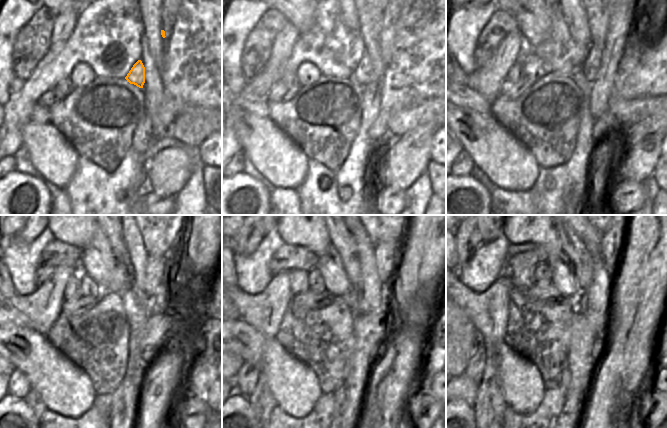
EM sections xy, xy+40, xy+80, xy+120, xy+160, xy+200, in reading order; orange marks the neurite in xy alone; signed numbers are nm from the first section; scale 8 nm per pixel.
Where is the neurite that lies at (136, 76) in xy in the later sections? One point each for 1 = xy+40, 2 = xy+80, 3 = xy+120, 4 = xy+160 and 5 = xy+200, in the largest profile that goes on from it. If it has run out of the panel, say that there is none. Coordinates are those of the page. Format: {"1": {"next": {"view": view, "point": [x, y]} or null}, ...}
{"1": {"next": {"view": "xy+40", "point": [361, 75]}}, "2": {"next": {"view": "xy+80", "point": [600, 63]}}, "3": {"next": {"view": "xy+120", "point": [157, 277]}}, "4": {"next": {"view": "xy+160", "point": [386, 253]}}, "5": {"next": {"view": "xy+200", "point": [612, 243]}}}

